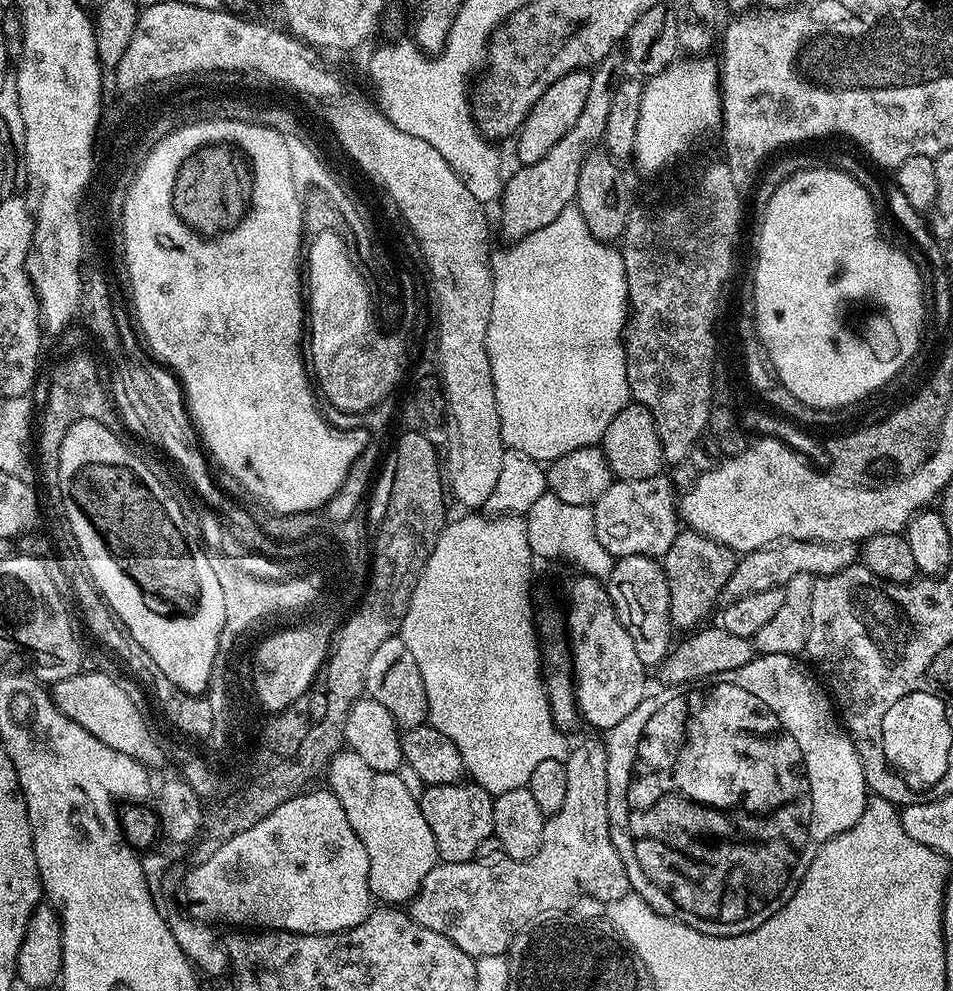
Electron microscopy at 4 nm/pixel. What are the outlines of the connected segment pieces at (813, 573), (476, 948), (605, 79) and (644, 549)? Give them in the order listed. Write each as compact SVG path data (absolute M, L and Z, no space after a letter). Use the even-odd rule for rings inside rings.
M790 540L777 542L767 548L759 548L756 552L741 555L734 566L734 574L730 574L730 582L724 587L729 601L738 600L767 588L787 585L795 576L800 578L819 578L833 576L842 570L853 567L858 560L856 544L820 544L816 540Z
M588 740L577 748L575 745L566 761L566 802L562 802L562 810L545 819L538 854L529 860L504 858L501 864L479 864L476 858L464 864L437 863L430 874L426 874L420 891L412 897L410 915L422 926L450 938L450 942L467 956L503 956L512 945L512 939L539 916L548 916L551 912L567 913L572 903L583 896L611 902L626 895L630 891L626 866L610 838L607 761L603 743Z
M616 58L603 60L598 68L601 71L600 76L599 72L593 75L586 106L582 106L582 114L578 114L578 122L574 127L557 144L550 146L546 158L538 158L538 162L517 167L517 172L507 177L498 201L500 228L504 231L505 241L515 242L523 236L529 236L534 230L542 230L542 226L558 218L558 214L562 214L562 210L566 210L575 201L584 158L595 145L592 143L595 140L597 143L604 135L614 85L621 75Z
M667 475L651 476L641 480L613 479L612 485L598 498L592 508L594 527L597 530L598 541L615 558L622 556L651 556L663 558L674 546L674 538L682 531L682 521L678 511L678 491L666 478Z

